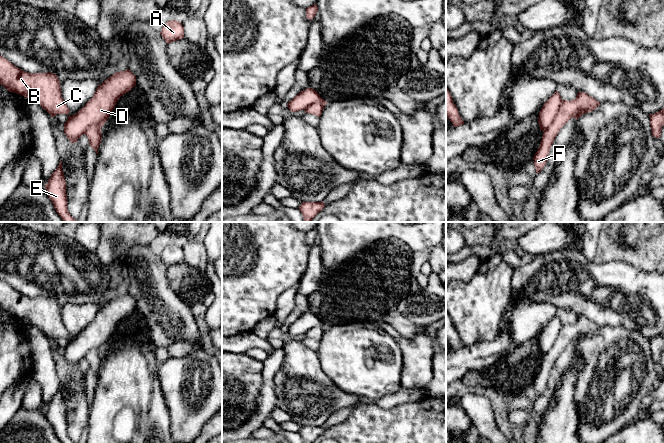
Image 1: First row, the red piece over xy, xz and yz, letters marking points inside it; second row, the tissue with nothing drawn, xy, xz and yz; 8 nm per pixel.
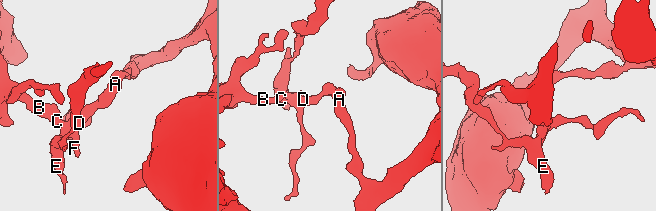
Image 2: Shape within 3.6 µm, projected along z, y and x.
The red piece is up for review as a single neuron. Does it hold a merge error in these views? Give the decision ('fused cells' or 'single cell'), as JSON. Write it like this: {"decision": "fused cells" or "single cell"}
{"decision": "fused cells"}

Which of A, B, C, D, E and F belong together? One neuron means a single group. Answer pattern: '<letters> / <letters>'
A D E / B C F

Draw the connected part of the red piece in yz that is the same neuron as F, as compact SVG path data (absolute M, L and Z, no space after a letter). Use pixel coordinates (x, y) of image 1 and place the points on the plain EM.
M578 316L576 322L571 325L563 324L563 326L560 328L558 336L556 338L556 341L550 351L543 357L542 364L540 366L540 370L535 377L533 384L534 384L534 390L536 393L537 398L544 392L547 381L550 375L550 372L554 366L555 361L559 357L560 353L571 343L575 342L576 344L581 341L583 338L591 336L595 334L600 329L600 326L598 326L593 321L589 320L585 316Z

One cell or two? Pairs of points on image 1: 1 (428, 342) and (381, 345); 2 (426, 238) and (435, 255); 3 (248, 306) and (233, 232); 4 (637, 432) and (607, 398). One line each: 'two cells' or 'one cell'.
1: two cells
2: two cells
3: one cell
4: two cells

